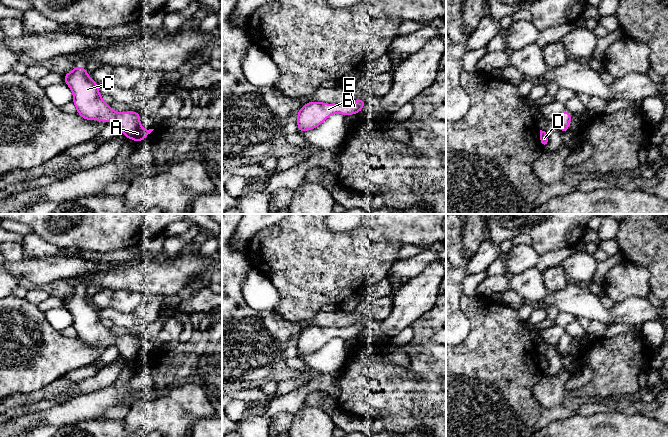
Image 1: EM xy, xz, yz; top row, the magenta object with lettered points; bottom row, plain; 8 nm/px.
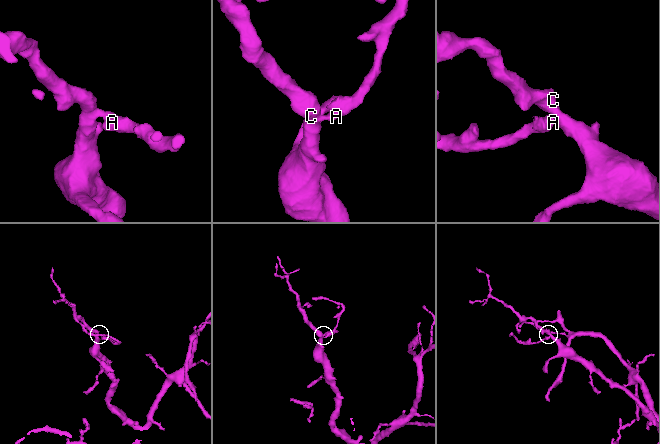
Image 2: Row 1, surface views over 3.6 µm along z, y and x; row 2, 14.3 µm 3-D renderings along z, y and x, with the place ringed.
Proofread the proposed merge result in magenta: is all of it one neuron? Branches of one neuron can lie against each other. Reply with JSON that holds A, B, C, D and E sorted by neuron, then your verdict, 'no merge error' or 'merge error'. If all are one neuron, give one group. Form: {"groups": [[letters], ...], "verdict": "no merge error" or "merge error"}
{"groups": [["A", "B", "C", "D", "E"]], "verdict": "no merge error"}

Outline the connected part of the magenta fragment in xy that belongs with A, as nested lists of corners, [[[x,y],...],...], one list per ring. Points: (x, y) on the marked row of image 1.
[[[75,66],[70,72],[64,74],[65,84],[68,85],[73,92],[73,103],[77,109],[77,113],[86,120],[99,120],[109,123],[115,121],[120,132],[128,139],[132,139],[140,143],[154,129],[146,130],[140,123],[140,113],[127,111],[123,113],[115,112],[106,104],[102,95],[99,93],[99,85],[87,75],[87,71],[83,66]]]

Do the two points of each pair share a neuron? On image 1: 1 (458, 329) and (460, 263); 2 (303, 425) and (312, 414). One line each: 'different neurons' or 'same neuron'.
1: same neuron
2: same neuron

